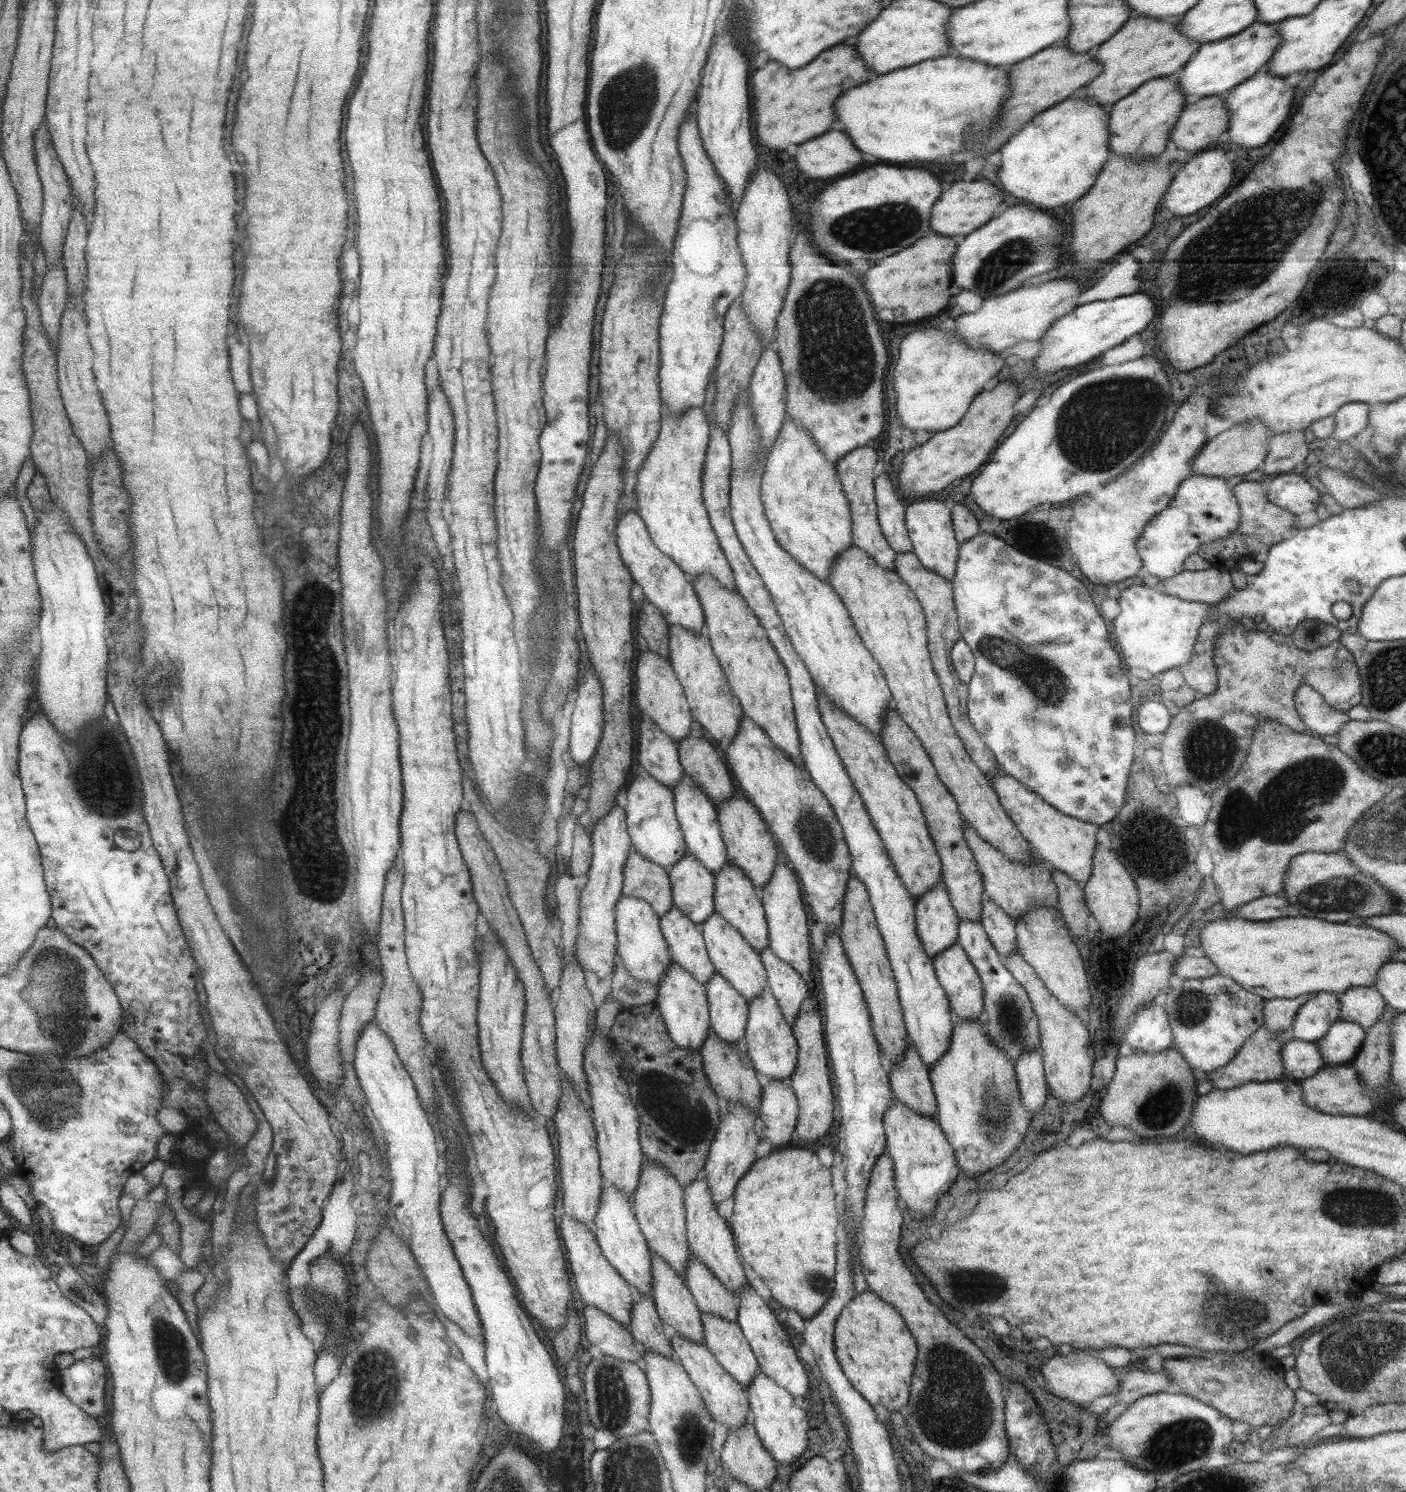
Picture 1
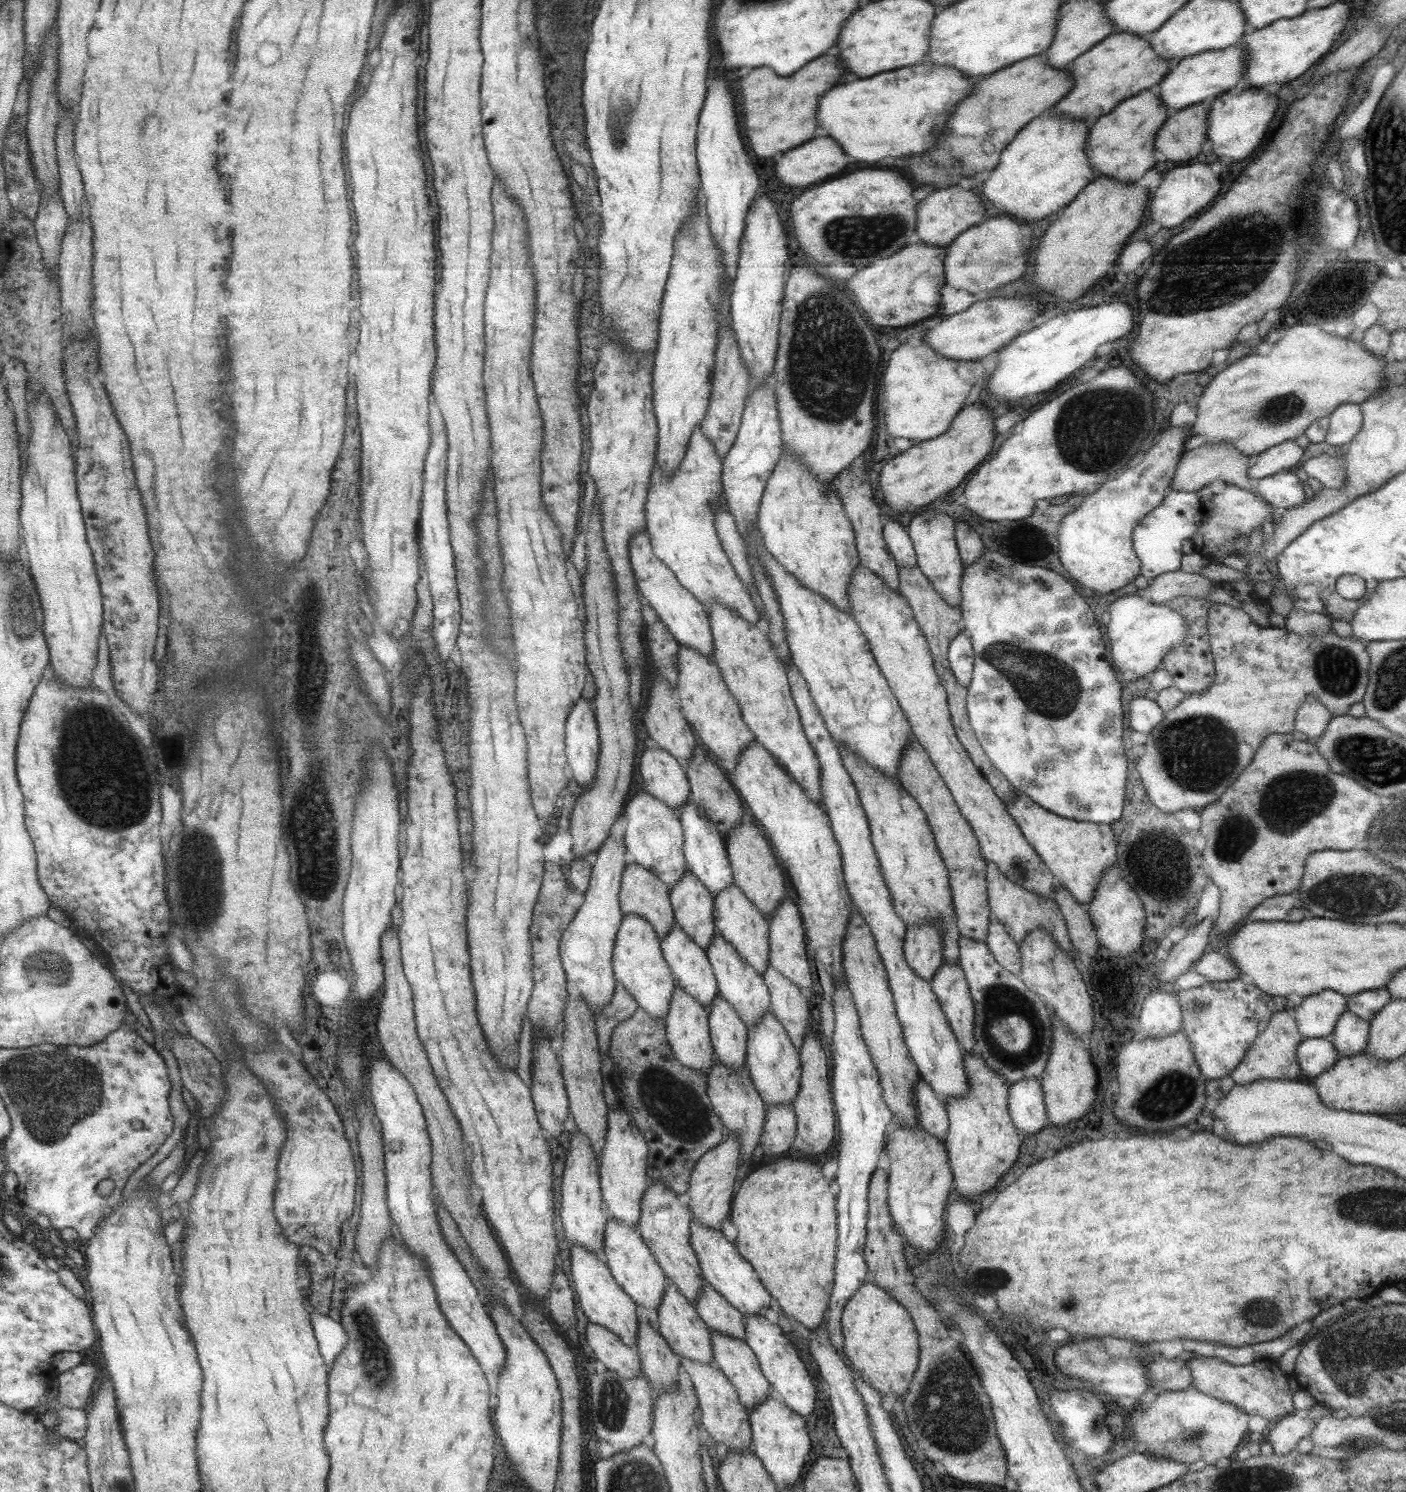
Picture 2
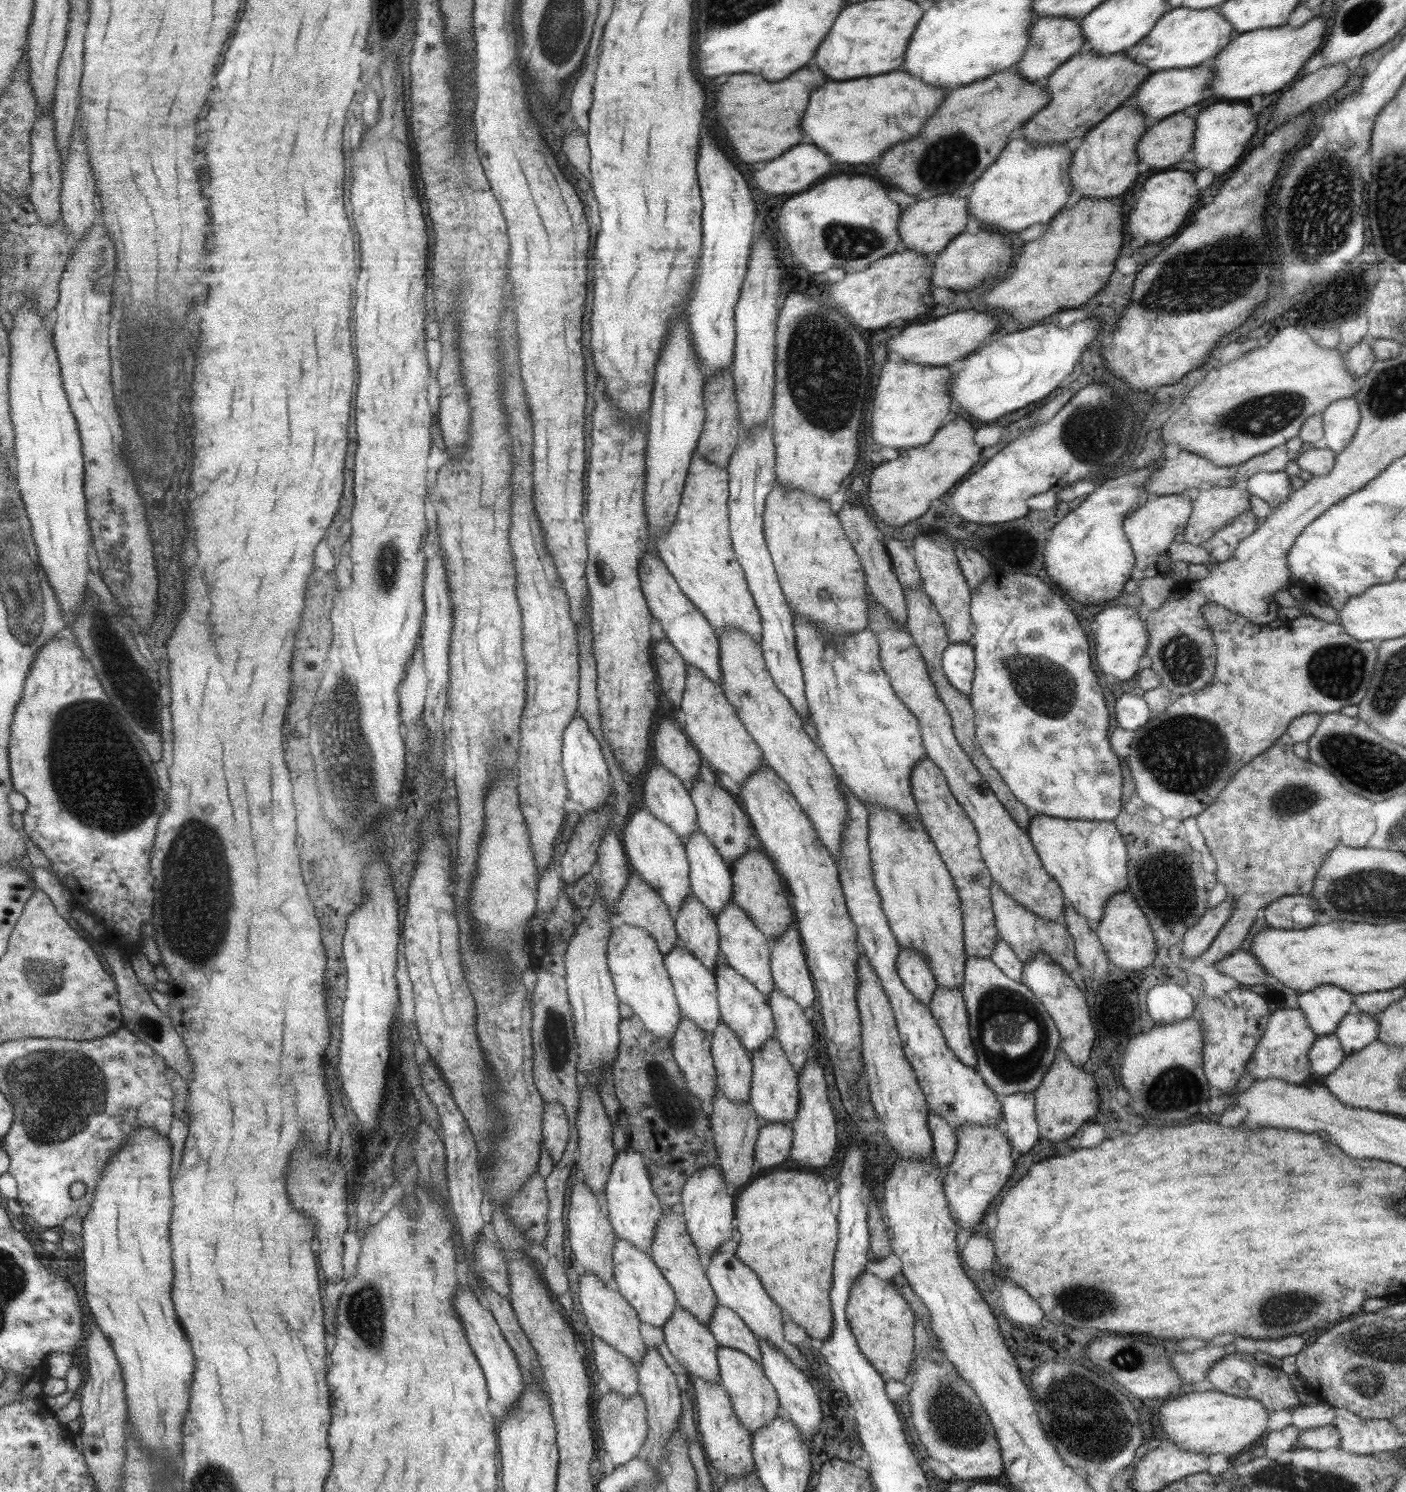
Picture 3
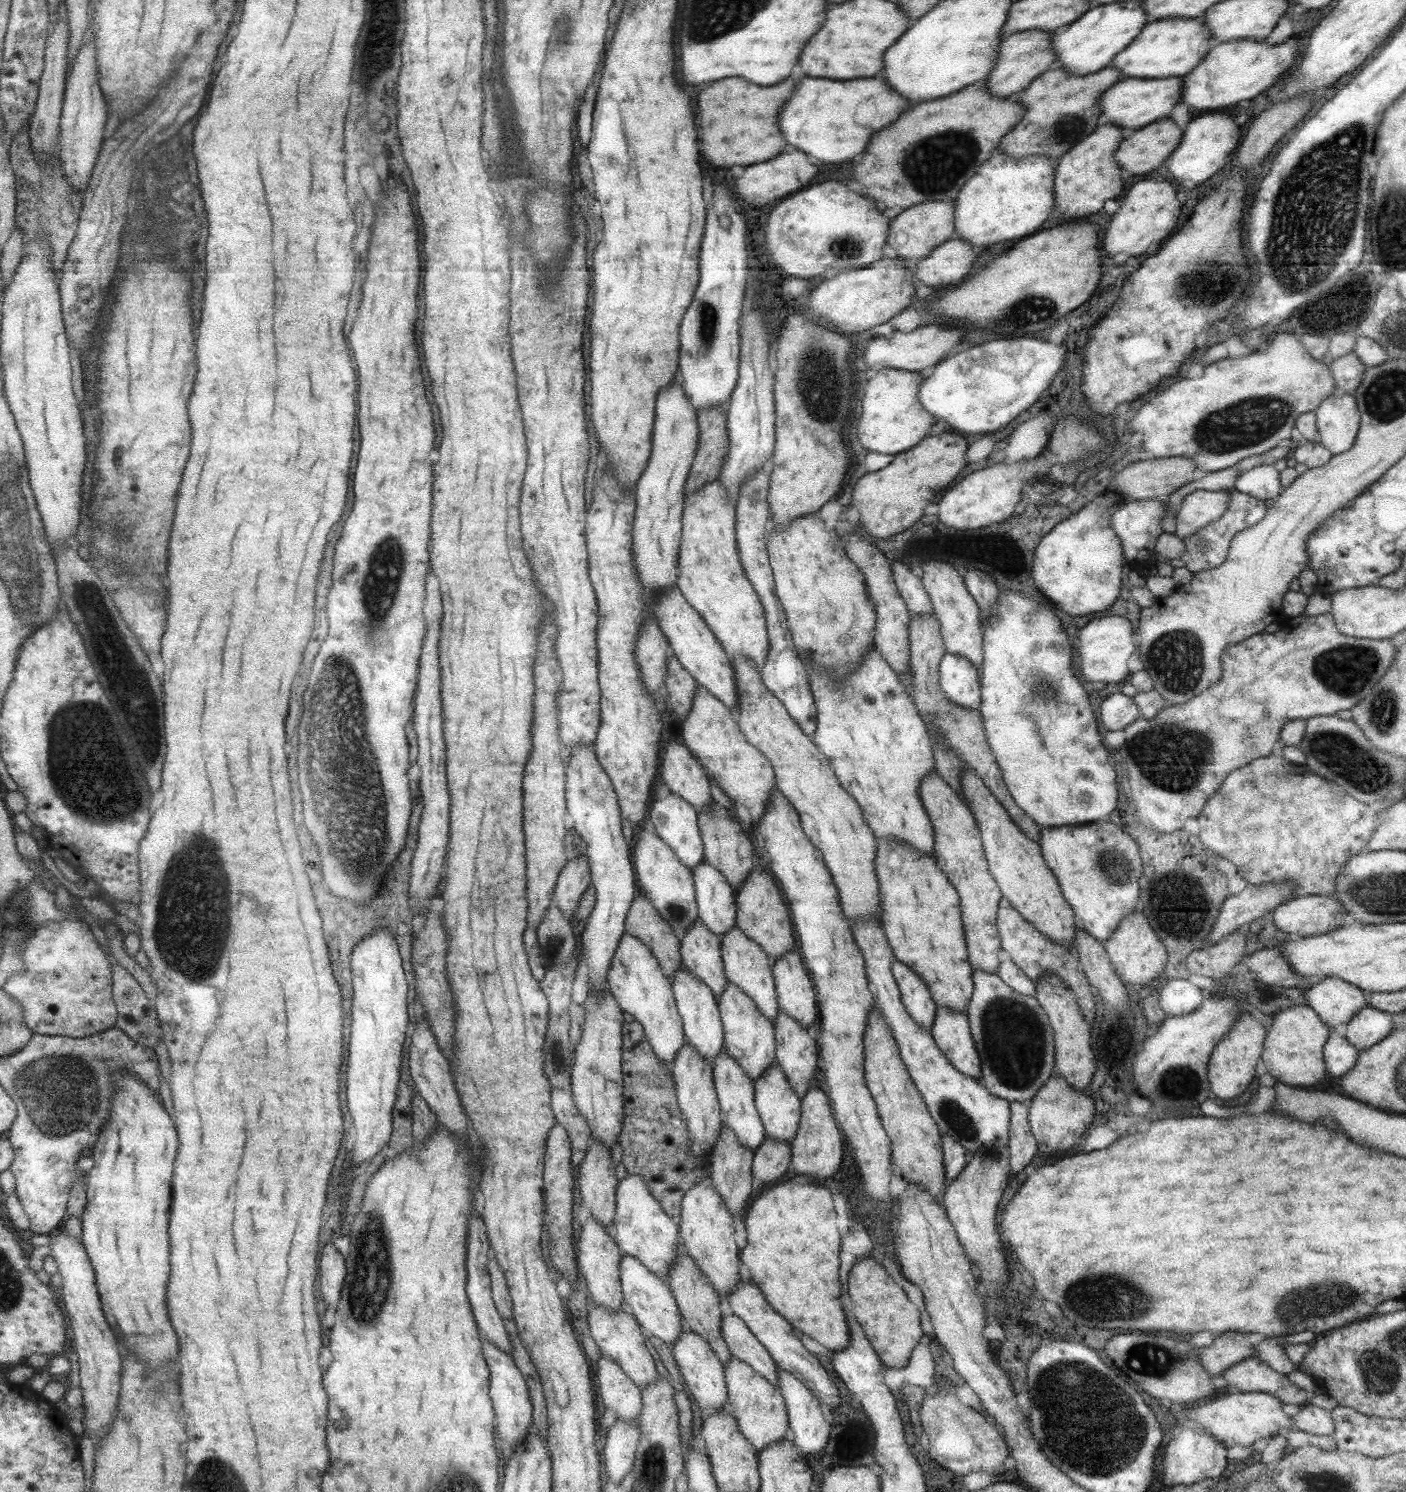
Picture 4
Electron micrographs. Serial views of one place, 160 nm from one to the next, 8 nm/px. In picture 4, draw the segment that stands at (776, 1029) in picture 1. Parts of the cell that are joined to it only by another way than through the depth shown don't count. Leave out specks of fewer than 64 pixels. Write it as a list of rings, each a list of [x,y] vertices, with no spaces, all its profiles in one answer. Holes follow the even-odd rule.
[[[773,1060],[773,1064],[769,1064],[752,1083],[754,1086],[754,1105],[766,1136],[790,1142],[801,1118],[800,1098],[787,1082],[784,1072],[777,1065],[776,1060]]]

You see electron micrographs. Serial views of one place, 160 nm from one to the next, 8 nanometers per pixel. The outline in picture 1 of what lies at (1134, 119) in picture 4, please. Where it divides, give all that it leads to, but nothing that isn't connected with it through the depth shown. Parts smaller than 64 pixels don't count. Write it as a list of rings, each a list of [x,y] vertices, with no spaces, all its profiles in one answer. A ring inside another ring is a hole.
[[[1255,20],[1236,35],[1201,43],[1182,68],[1182,72],[1177,75],[1179,86],[1190,100],[1213,95],[1225,99],[1233,87],[1247,80],[1270,61],[1280,42],[1281,35],[1276,23],[1269,24]]]

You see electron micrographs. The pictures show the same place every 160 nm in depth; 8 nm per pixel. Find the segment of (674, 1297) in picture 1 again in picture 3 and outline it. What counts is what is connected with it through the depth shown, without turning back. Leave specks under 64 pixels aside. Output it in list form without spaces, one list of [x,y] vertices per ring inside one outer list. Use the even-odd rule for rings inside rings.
[[[675,1305],[671,1316],[661,1327],[661,1331],[663,1331],[664,1342],[668,1350],[686,1370],[690,1378],[699,1377],[714,1383],[720,1382],[716,1359],[716,1348],[719,1344],[711,1332],[703,1324],[699,1324],[690,1312],[687,1312],[681,1305]]]

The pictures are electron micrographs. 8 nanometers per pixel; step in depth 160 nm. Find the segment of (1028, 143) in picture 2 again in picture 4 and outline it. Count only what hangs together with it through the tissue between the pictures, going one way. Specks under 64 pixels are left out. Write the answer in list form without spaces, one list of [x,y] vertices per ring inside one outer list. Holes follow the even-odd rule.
[[[992,150],[977,174],[957,193],[954,206],[955,234],[972,246],[987,246],[993,242],[1021,238],[1035,233],[1053,212],[1054,164],[1045,155],[1012,157]]]

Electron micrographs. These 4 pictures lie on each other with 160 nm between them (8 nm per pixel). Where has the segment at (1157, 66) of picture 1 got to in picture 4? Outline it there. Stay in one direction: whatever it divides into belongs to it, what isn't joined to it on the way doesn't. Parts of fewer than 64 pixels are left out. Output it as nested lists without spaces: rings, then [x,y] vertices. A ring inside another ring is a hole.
[[[1057,61],[1036,76],[1025,90],[1015,96],[1015,100],[1023,105],[1025,112],[1016,125],[1003,135],[998,148],[1012,157],[1027,155],[1048,156],[1054,166],[1059,157],[1073,145],[1083,140],[1101,122],[1099,102],[1101,93],[1111,88],[1113,84],[1123,78],[1113,65],[1107,65],[1084,75],[1068,73]]]

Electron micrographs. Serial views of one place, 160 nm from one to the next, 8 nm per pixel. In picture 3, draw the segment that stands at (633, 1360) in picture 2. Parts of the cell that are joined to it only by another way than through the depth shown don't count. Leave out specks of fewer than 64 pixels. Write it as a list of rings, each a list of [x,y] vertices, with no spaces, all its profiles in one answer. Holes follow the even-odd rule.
[[[592,1336],[593,1364],[609,1389],[622,1397],[633,1396],[638,1390],[637,1366],[626,1356],[611,1348],[598,1336]]]

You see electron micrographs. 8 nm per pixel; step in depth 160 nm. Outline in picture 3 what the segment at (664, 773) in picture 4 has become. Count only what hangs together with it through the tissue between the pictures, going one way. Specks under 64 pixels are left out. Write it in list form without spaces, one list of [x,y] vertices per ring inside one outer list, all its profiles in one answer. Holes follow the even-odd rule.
[[[671,718],[659,719],[657,728],[653,732],[653,752],[655,760],[659,761],[665,768],[668,768],[673,776],[677,776],[677,780],[681,780],[681,786],[689,792],[693,786],[693,780],[697,780],[699,776],[699,764],[701,758],[697,749],[689,742],[687,735],[682,731],[682,728],[675,728]]]

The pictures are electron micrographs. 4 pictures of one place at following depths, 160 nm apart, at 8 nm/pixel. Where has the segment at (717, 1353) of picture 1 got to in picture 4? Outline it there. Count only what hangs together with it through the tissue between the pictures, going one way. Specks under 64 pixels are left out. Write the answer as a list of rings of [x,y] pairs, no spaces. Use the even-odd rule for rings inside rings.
[[[731,1355],[724,1364],[724,1381],[726,1384],[726,1409],[736,1420],[739,1432],[749,1444],[759,1452],[772,1442],[785,1438],[788,1416],[784,1399],[766,1378],[758,1375],[748,1364]]]

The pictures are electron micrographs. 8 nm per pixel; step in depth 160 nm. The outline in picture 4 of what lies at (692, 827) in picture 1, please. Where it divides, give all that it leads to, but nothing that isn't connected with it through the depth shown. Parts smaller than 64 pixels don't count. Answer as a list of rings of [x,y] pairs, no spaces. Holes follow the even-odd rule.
[[[701,860],[692,868],[698,920],[711,929],[719,940],[736,924],[736,904],[732,886],[713,866]]]

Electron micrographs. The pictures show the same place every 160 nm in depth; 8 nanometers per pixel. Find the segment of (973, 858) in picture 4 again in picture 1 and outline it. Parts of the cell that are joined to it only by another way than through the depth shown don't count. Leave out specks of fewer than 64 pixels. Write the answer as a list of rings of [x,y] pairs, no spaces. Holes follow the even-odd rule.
[[[895,708],[887,709],[880,720],[880,741],[888,754],[888,759],[897,771],[899,779],[915,794],[924,815],[929,836],[934,842],[939,855],[942,881],[947,887],[952,907],[956,910],[958,920],[980,922],[981,901],[985,898],[981,873],[977,870],[973,854],[965,845],[962,835],[963,822],[957,802],[939,781],[933,763],[915,733],[901,720]]]

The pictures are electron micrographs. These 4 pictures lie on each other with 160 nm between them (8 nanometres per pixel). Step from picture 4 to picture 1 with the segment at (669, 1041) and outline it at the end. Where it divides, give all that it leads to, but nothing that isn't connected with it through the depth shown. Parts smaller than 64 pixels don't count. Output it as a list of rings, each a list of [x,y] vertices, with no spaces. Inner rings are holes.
[[[621,895],[614,909],[617,956],[633,978],[652,982],[657,988],[661,973],[672,962],[666,940],[660,931],[658,917],[648,902],[634,896]]]

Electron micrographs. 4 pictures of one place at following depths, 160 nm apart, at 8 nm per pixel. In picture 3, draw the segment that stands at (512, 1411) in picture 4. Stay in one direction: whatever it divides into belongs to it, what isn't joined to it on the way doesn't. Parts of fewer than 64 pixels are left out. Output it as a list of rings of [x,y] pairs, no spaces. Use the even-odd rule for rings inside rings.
[[[459,1285],[457,1296],[454,1296],[452,1300],[452,1307],[461,1320],[465,1338],[483,1371],[488,1396],[499,1405],[501,1410],[507,1412],[513,1408],[513,1404],[517,1402],[517,1397],[522,1393],[524,1380],[521,1379],[521,1372],[517,1366],[514,1352],[503,1338],[491,1311],[487,1309],[481,1299],[469,1291],[471,1291],[469,1286]]]

